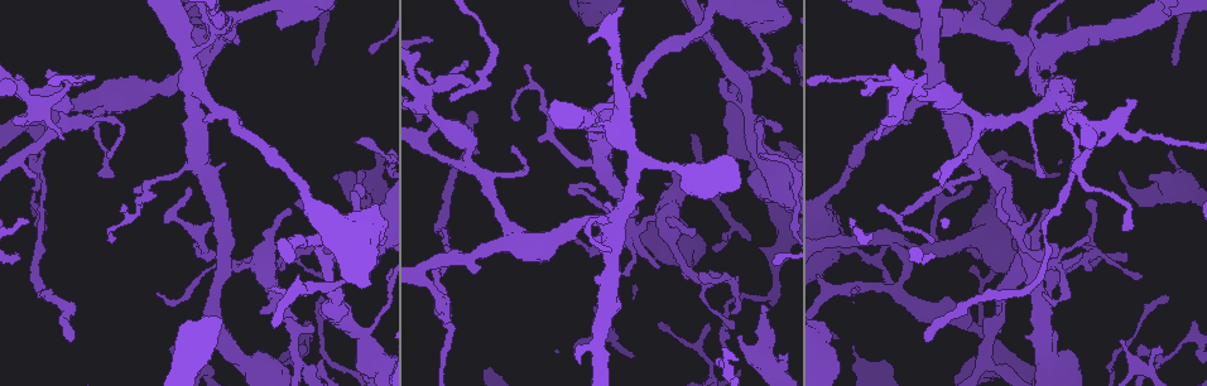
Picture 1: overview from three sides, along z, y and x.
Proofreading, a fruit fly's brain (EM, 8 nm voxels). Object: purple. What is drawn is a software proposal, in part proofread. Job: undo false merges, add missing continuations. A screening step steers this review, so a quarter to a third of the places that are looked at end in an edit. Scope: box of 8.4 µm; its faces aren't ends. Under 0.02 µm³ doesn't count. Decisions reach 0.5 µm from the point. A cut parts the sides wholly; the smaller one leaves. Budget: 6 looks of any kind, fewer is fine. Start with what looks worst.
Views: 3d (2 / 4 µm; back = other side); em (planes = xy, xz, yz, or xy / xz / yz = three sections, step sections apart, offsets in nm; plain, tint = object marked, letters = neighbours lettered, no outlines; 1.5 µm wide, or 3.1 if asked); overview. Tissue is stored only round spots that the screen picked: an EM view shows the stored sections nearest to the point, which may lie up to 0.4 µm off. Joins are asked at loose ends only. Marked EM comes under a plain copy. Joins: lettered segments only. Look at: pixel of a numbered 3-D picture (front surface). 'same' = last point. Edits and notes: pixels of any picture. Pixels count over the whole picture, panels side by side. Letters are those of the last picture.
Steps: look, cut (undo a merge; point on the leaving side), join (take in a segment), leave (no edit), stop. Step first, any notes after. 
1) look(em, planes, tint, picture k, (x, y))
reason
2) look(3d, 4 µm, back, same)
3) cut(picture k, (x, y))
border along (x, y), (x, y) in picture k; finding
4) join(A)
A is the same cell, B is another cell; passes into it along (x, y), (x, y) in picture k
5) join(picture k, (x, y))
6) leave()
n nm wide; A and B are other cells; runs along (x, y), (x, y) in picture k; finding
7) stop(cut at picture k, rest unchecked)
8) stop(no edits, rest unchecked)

look(em, xy, step 8, letters, picture 1, (746, 108))
four-way junction

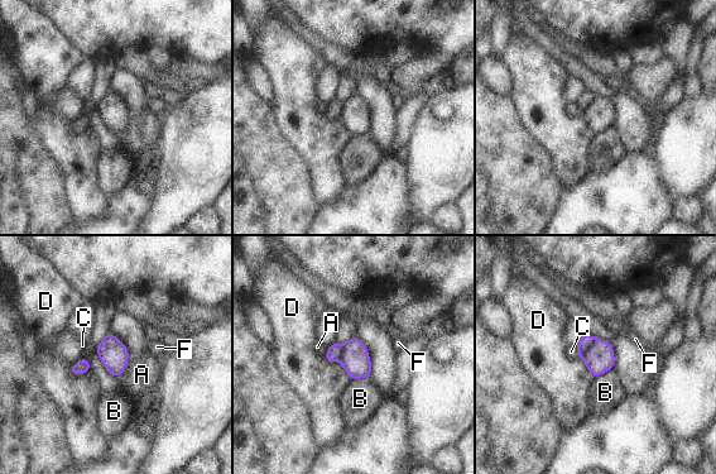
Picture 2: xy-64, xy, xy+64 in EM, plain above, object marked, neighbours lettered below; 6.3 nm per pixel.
leave()
A touches over 170 nm; A, B, C, D and F are other cells; one neuron here

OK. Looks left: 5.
look(em, planes, tint, picture 1, (838, 247))
abrupt turn

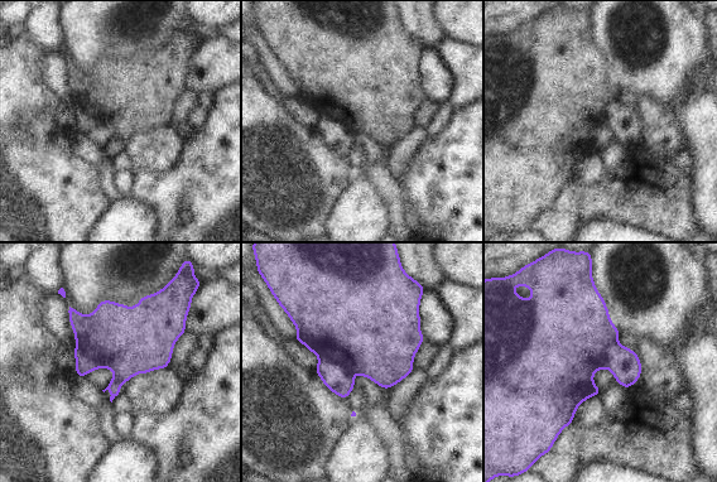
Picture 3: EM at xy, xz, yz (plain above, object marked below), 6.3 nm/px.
look(em, planes, letters, same)

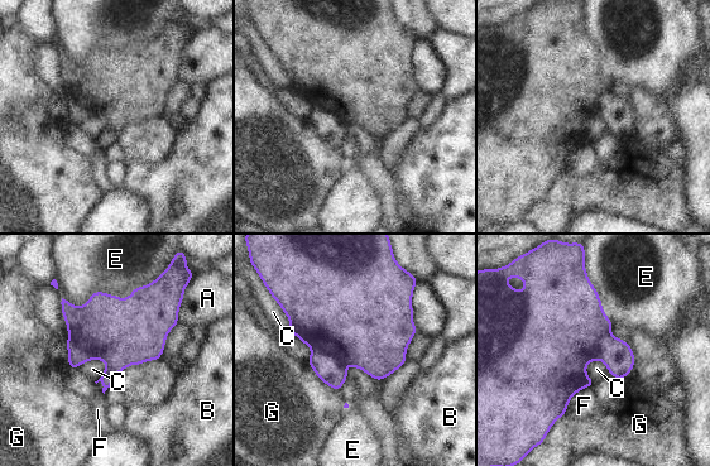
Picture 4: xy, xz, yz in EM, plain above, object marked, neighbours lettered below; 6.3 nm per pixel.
cut(picture 4, (120, 334))
E touches over 600 nm; A, B, C, E, F and G are other cells; border along (70, 336), (90, 344), (76, 364) in picture 4; two neurons meet here

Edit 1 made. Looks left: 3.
stop(cut at picture 4, rest unchecked)

